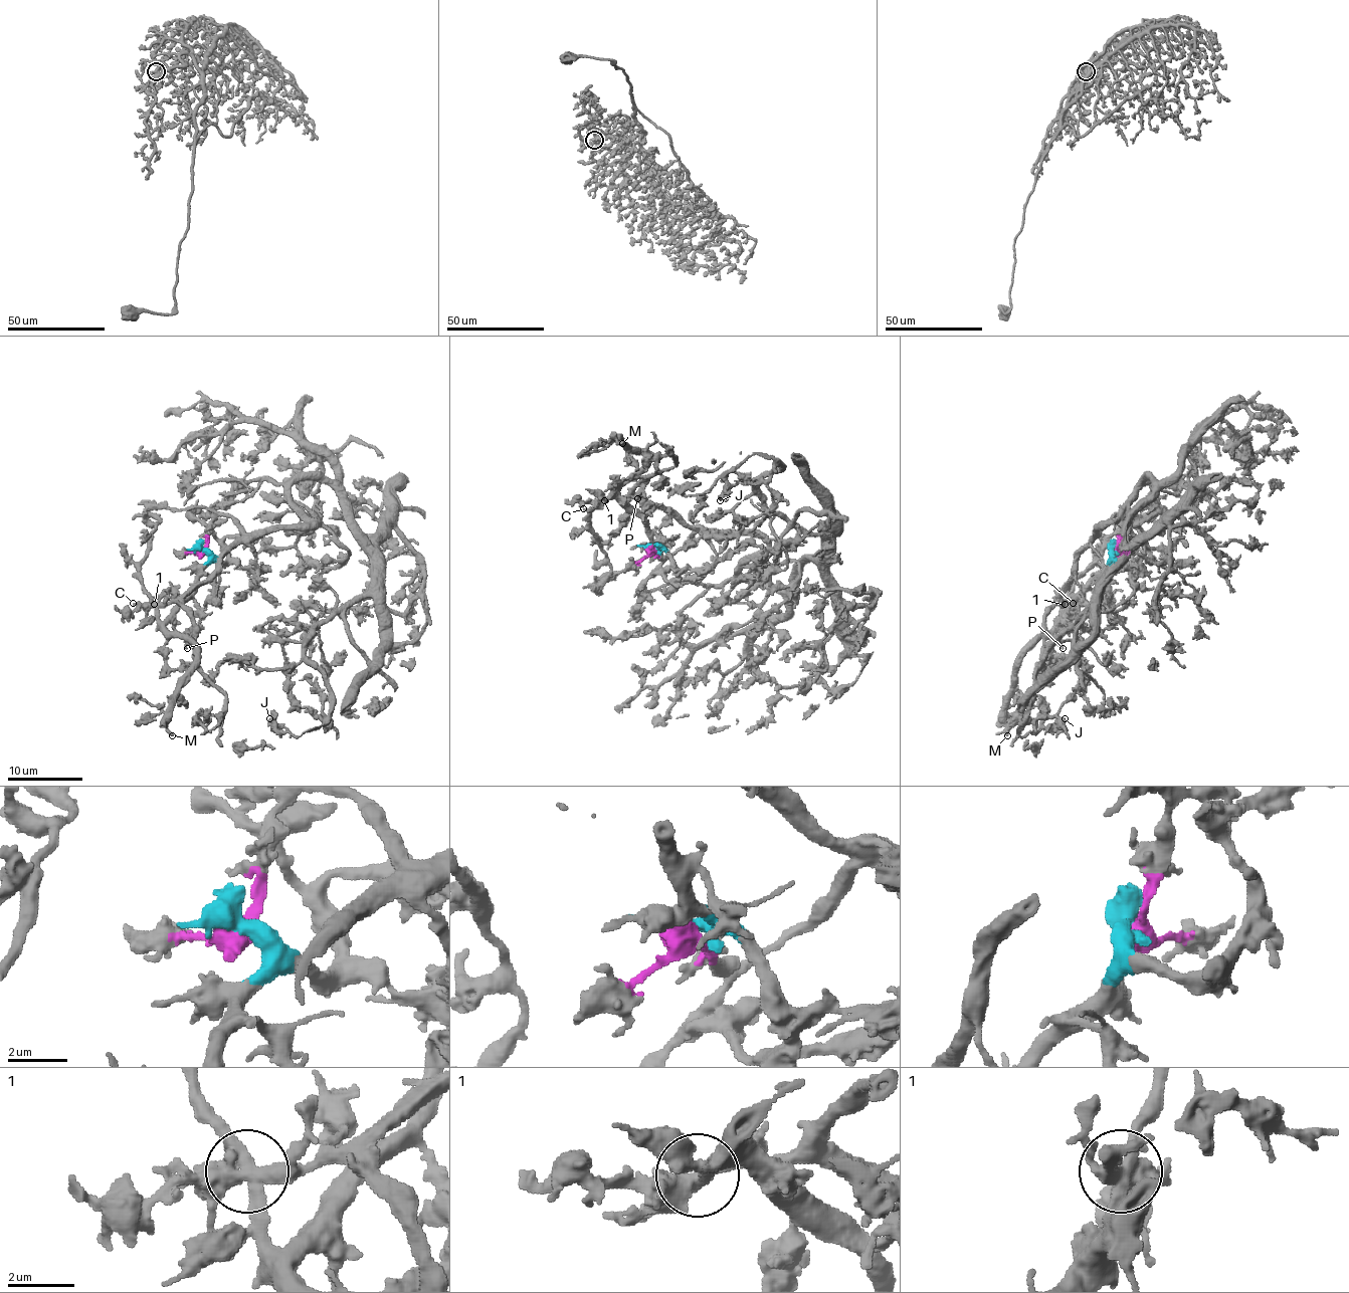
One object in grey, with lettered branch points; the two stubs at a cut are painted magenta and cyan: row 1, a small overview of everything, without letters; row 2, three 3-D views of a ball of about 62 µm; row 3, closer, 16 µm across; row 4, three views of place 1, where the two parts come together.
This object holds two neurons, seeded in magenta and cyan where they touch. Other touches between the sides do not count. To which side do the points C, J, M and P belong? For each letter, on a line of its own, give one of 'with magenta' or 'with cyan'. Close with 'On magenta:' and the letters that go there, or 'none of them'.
C: with magenta
J: with magenta
M: with cyan
P: with magenta
On magenta: C, J, P

